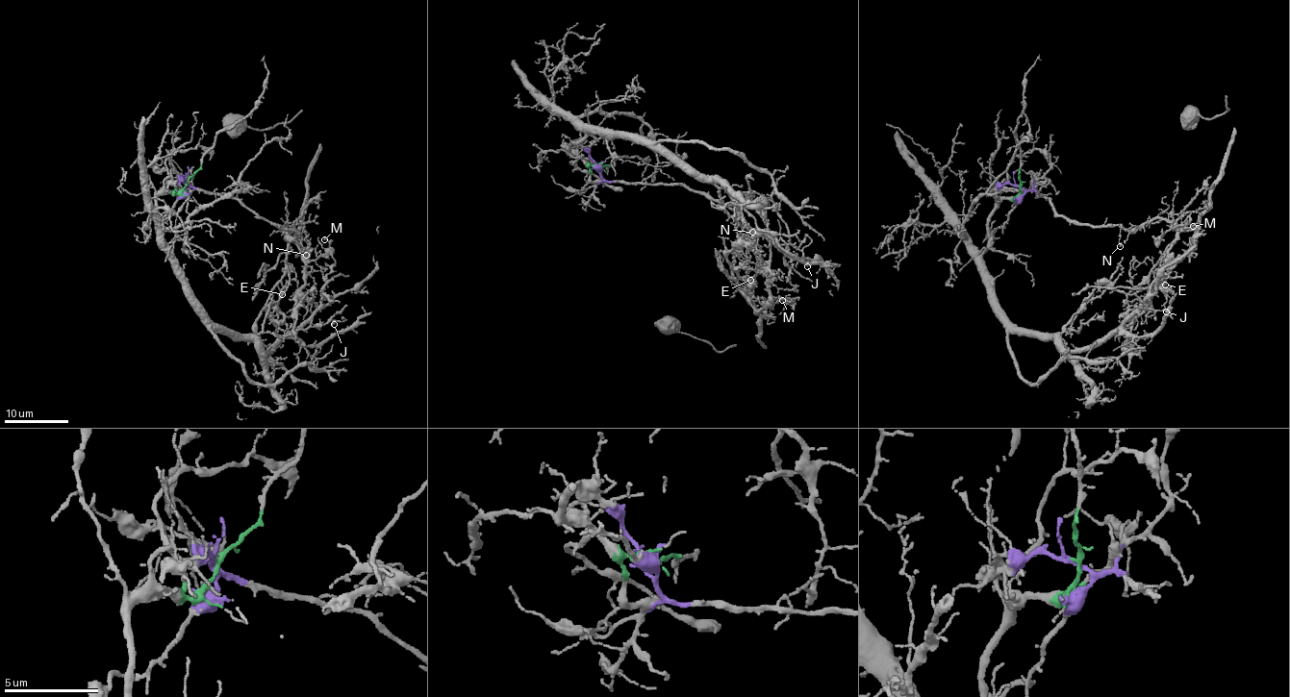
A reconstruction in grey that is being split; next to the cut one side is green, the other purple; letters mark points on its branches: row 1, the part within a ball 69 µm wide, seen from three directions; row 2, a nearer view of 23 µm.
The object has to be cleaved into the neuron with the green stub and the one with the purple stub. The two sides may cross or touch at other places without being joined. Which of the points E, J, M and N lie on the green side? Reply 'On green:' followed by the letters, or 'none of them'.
On green: J

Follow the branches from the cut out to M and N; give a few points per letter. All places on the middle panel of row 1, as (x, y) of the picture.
M: (596, 167), (610, 182), (680, 185), (720, 200), (736, 214), (733, 280), (770, 307), (790, 302), (782, 299)
N: (596, 167), (610, 182), (680, 185), (724, 203), (736, 214), (739, 235), (752, 233)

